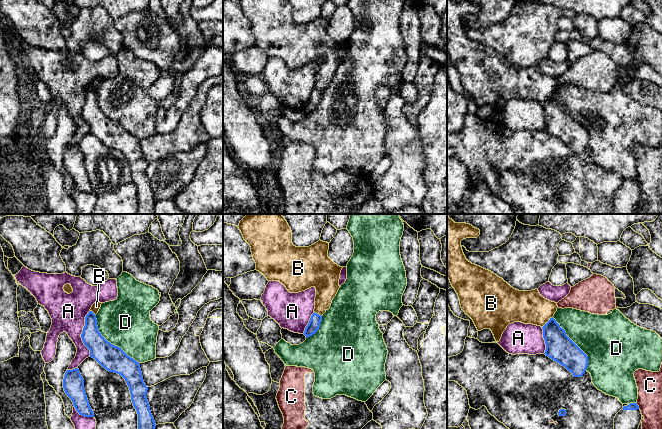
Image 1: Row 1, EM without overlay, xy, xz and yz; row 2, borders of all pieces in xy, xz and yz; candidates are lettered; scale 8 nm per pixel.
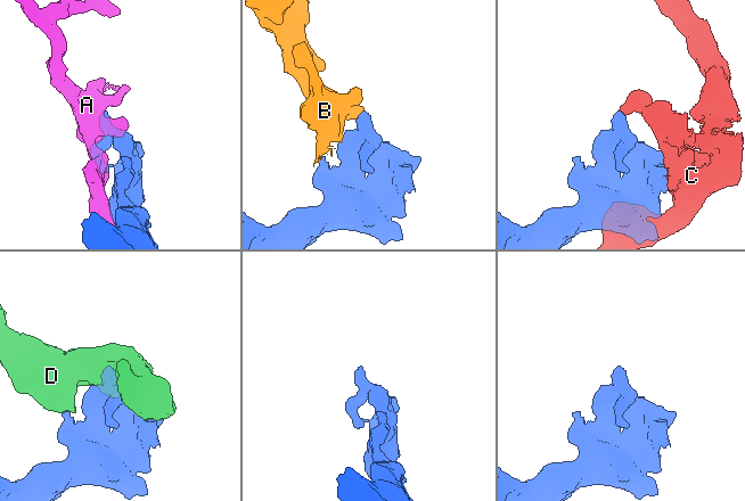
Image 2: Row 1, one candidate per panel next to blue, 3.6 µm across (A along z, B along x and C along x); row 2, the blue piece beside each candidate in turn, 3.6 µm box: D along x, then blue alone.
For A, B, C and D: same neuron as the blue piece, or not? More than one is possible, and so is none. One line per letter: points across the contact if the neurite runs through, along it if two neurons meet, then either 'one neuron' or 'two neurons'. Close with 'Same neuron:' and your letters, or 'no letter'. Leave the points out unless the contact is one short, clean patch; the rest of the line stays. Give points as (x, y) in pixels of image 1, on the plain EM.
A: two neurons
B: border yz (552, 92), (542, 103); two neurons
C: two neurons
D: two neurons
Same neuron: no letter

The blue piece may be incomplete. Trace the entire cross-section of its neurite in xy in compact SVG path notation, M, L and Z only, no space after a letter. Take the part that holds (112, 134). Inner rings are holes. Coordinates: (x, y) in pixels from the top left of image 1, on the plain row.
M89 87L85 93L81 114L84 121L90 126L90 133L94 134L107 147L117 149L125 155L133 182L138 190L136 214L154 214L156 200L146 173L148 163L143 157L140 139L101 111L96 91L92 87Z

